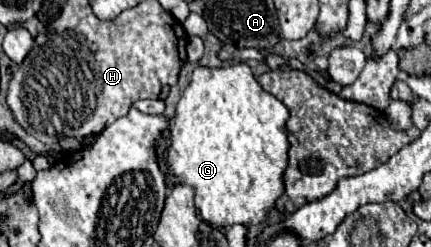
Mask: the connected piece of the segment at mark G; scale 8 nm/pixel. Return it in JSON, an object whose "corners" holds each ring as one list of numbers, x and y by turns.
{"corners":[[232,63,218,69,194,69,192,81,178,101,176,117,170,127,172,145,168,149,168,165,182,183,194,187,194,203,206,223,230,227,234,223,258,225,266,221,268,211,284,193,284,169,290,149,286,133,288,117,286,105,260,87,246,63]]}

